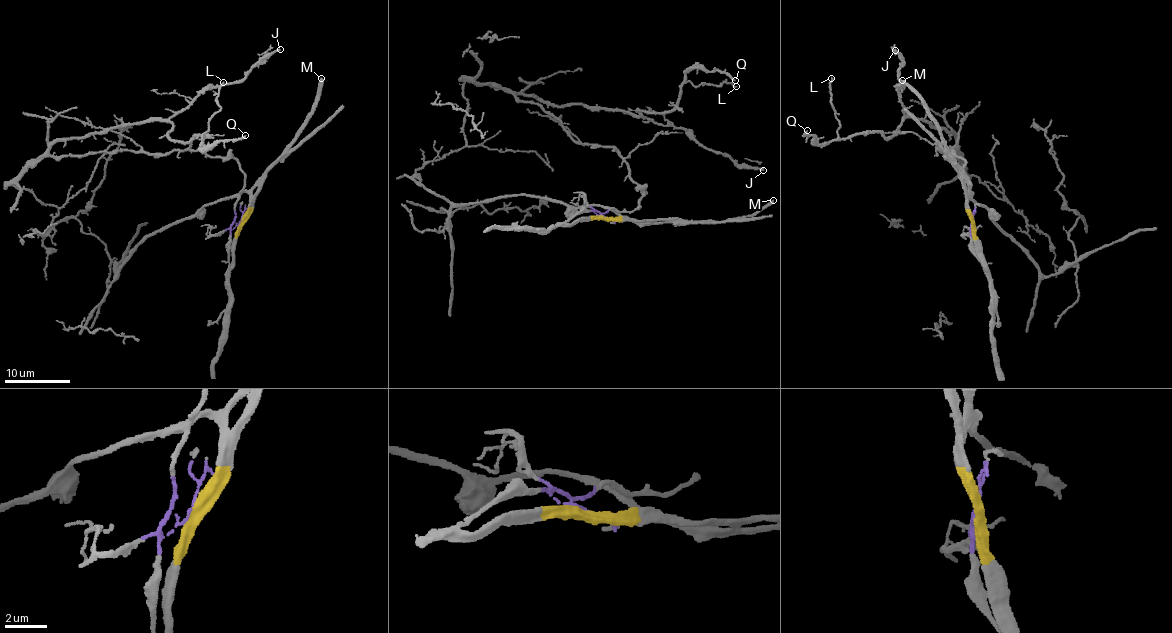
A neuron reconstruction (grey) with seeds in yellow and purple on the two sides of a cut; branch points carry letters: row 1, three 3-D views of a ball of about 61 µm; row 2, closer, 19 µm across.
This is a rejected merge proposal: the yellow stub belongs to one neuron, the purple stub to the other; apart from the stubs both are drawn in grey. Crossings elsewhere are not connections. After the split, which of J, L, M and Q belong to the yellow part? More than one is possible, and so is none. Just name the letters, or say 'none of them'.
M

